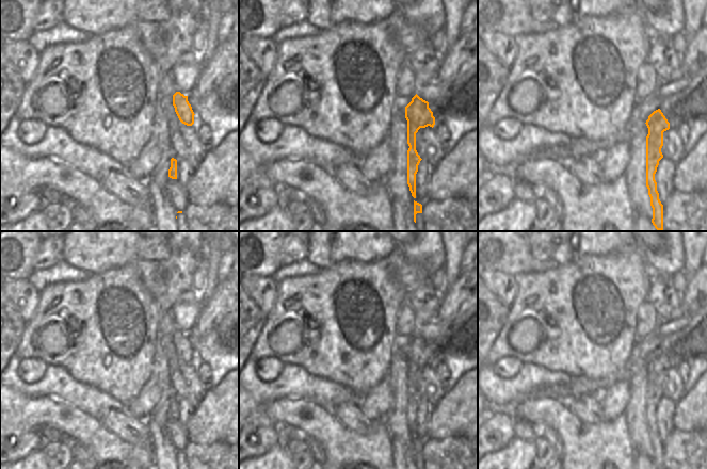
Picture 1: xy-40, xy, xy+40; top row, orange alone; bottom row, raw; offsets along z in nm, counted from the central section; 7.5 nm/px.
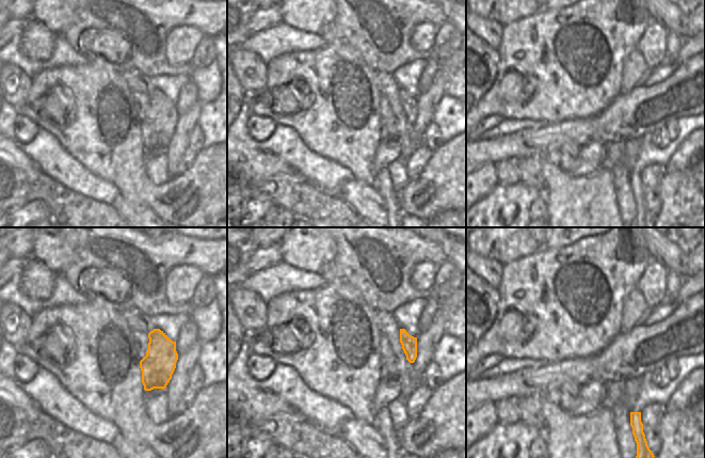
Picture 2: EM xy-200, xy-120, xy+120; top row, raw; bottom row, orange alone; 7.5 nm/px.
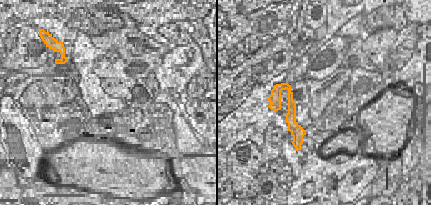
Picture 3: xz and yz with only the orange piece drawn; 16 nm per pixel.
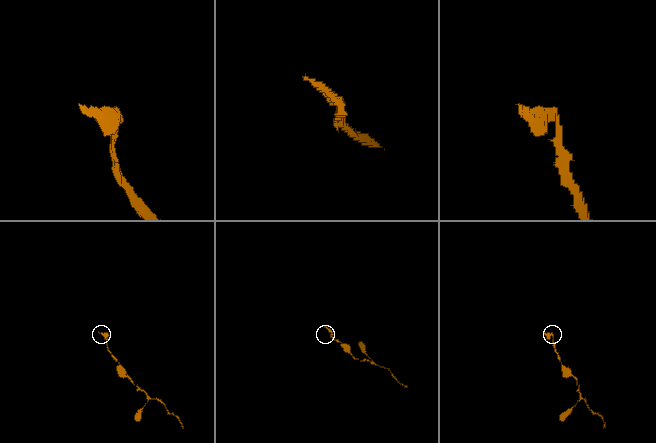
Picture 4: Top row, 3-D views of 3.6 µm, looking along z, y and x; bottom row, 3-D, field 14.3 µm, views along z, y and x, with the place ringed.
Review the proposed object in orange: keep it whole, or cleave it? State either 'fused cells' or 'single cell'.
fused cells

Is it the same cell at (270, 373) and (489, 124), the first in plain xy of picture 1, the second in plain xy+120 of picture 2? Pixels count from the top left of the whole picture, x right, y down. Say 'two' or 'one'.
one

